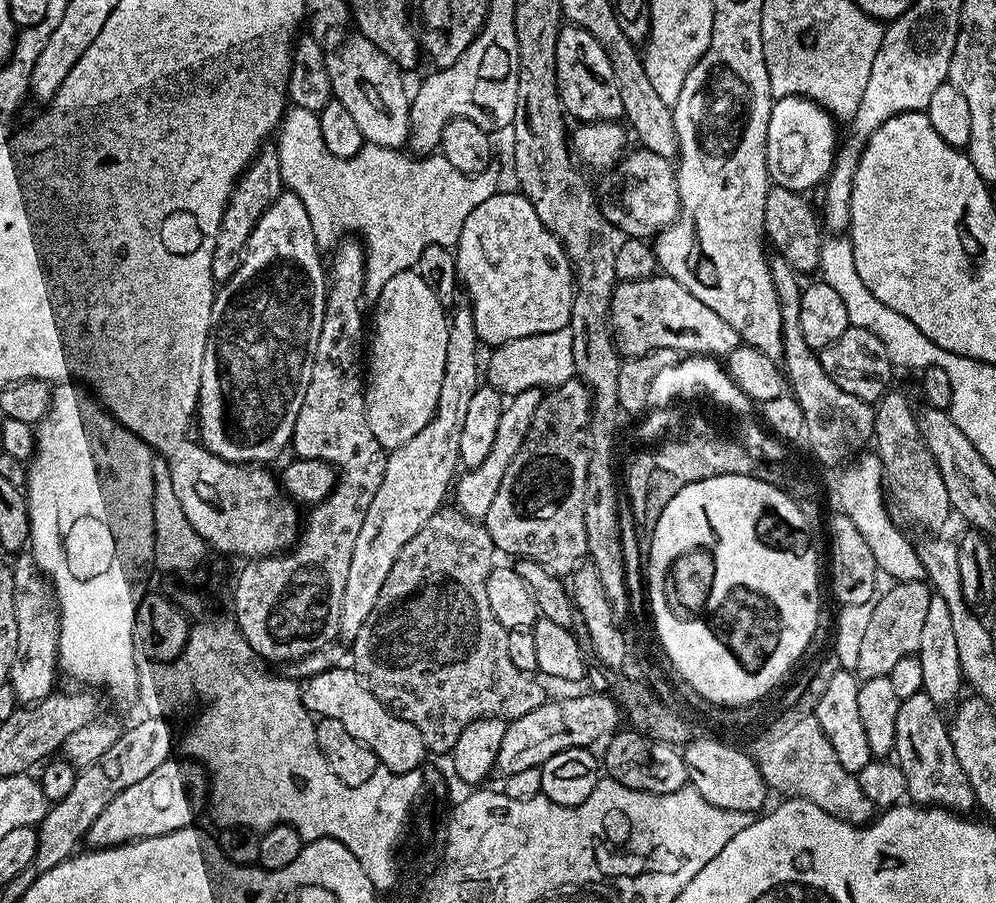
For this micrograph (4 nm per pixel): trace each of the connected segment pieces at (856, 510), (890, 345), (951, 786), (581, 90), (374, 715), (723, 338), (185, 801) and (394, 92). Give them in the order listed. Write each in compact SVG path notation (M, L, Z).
M874 452L859 453L840 473L838 482L838 502L839 508L843 515L846 515L854 522L854 526L858 527L858 532L862 534L866 544L870 548L870 552L874 556L877 569L890 574L893 581L900 583L902 581L918 581L925 579L924 568L917 556L916 547L913 541L907 538L894 526L891 518L888 516L886 506L884 504L884 468L880 460Z
M836 234L828 239L825 239L820 245L818 272L819 275L824 275L821 276L823 283L834 286L834 290L838 290L842 302L846 302L849 325L862 330L870 330L878 338L882 338L882 346L886 346L886 354L890 354L893 365L900 367L901 364L904 368L916 367L916 370L923 370L930 366L956 364L954 379L956 379L956 384L960 384L961 376L958 373L960 373L960 364L964 364L964 356L952 360L952 352L942 350L937 344L930 342L926 338L926 334L922 334L922 330L918 330L918 326L914 326L914 322L910 322L910 318L890 310L890 306L878 302L878 298L874 298L870 294L870 290L862 282L862 278L858 278L858 270L854 266L852 242L847 235Z
M922 691L910 694L898 706L898 719L894 722L895 763L906 778L907 799L916 806L946 808L949 812L968 814L977 807L976 795L966 778L958 758L954 758L954 742L950 742L949 721L940 713L941 705Z
M575 26L561 27L558 34L558 50L556 51L556 81L558 82L558 90L560 91L560 101L564 104L564 111L569 117L573 116L573 121L582 124L598 124L603 120L619 121L624 115L624 107L622 106L622 94L618 94L618 82L614 78L614 66L610 66L610 58L606 58L606 50L602 50L602 46L596 41L586 30Z
M337 666L322 674L312 676L303 685L300 701L316 718L338 718L358 742L362 742L376 755L377 761L390 772L415 772L421 767L426 749L422 734L410 722L392 715L370 694L360 677L348 666Z
M653 274L638 282L617 283L608 319L616 350L624 358L644 356L656 348L672 350L675 354L726 358L742 343L734 326L722 322L722 318L718 318L710 306L698 302L686 286L678 286L674 278L663 274Z
M170 758L158 766L142 782L134 782L122 790L118 798L110 798L110 806L98 814L94 826L86 837L89 849L118 848L132 840L145 840L151 836L170 834L174 830L193 827L200 807L205 807L210 796L210 781L201 765L191 758Z
M359 34L351 35L341 51L342 54L329 53L326 58L333 97L353 115L367 143L401 149L408 140L411 108L411 97L406 94L401 69Z

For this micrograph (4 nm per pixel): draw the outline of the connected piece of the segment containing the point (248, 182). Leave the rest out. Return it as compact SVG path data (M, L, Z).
M261 147L252 163L244 169L244 175L236 182L232 189L226 210L222 214L222 226L216 235L214 251L212 253L212 278L217 285L223 286L234 274L234 270L242 267L239 252L249 247L254 226L262 214L266 214L269 206L279 198L282 191L280 179L280 154L275 147Z

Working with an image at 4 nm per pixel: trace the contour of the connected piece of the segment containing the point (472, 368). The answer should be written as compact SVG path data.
M467 307L459 308L451 313L446 334L446 370L442 374L442 390L438 390L436 414L426 427L410 438L410 442L387 453L382 486L378 486L378 494L374 494L374 502L370 502L362 530L358 530L358 539L354 541L350 570L346 570L346 590L342 590L340 603L338 636L341 641L356 639L362 622L366 622L370 610L374 610L378 602L378 593L390 574L390 566L394 566L406 542L426 526L434 513L445 507L444 495L447 492L449 495L450 485L457 475L462 426L466 423L470 398L474 398L476 389L482 384L482 366L480 368L476 361L476 351L481 351L482 345L476 338L474 318Z

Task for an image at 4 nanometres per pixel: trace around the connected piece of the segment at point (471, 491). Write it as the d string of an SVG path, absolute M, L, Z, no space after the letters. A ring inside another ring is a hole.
M530 388L522 390L505 403L502 418L498 418L498 431L494 434L494 446L490 446L490 454L486 454L482 466L465 471L463 473L465 476L461 475L455 481L454 504L462 515L477 522L483 521L486 510L490 510L490 505L494 502L494 494L498 494L498 486L502 486L502 478L510 462L514 462L514 454L518 454L522 442L528 437L530 424L534 423L534 414L540 413L539 403L544 400L544 395L541 389Z

